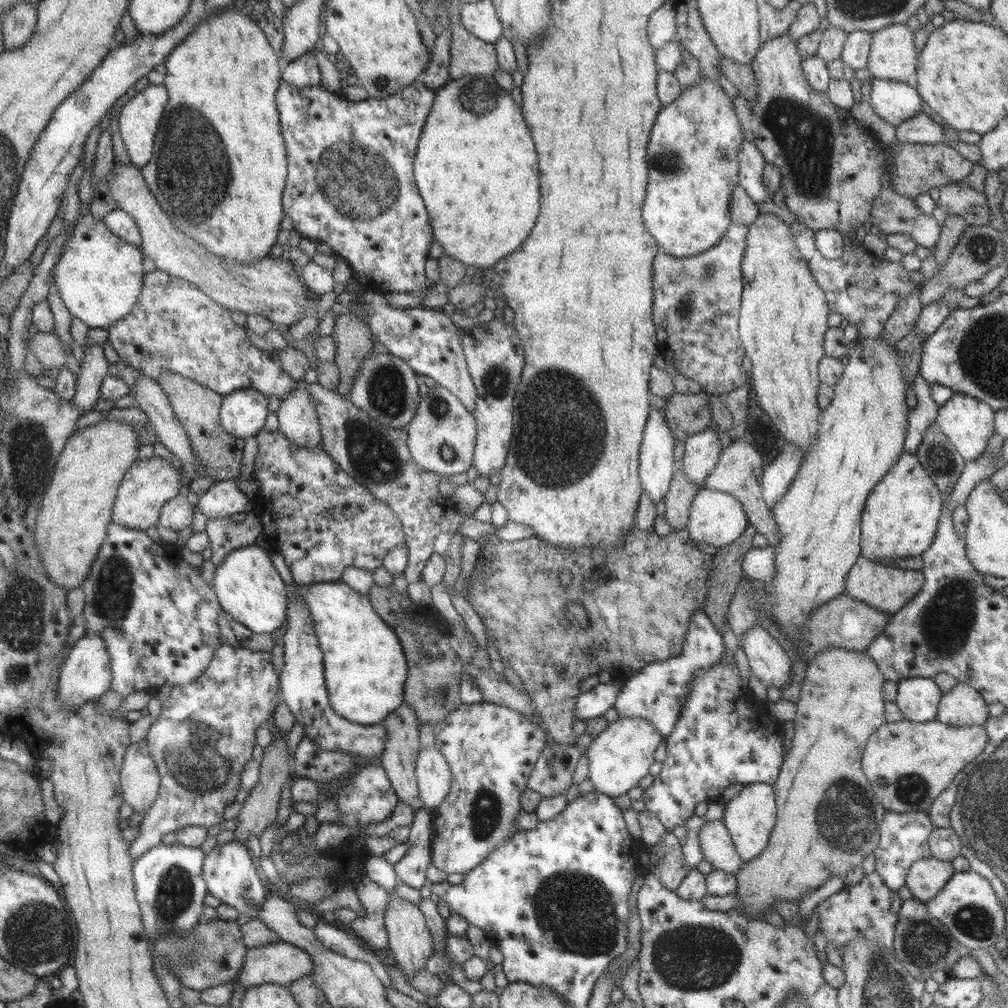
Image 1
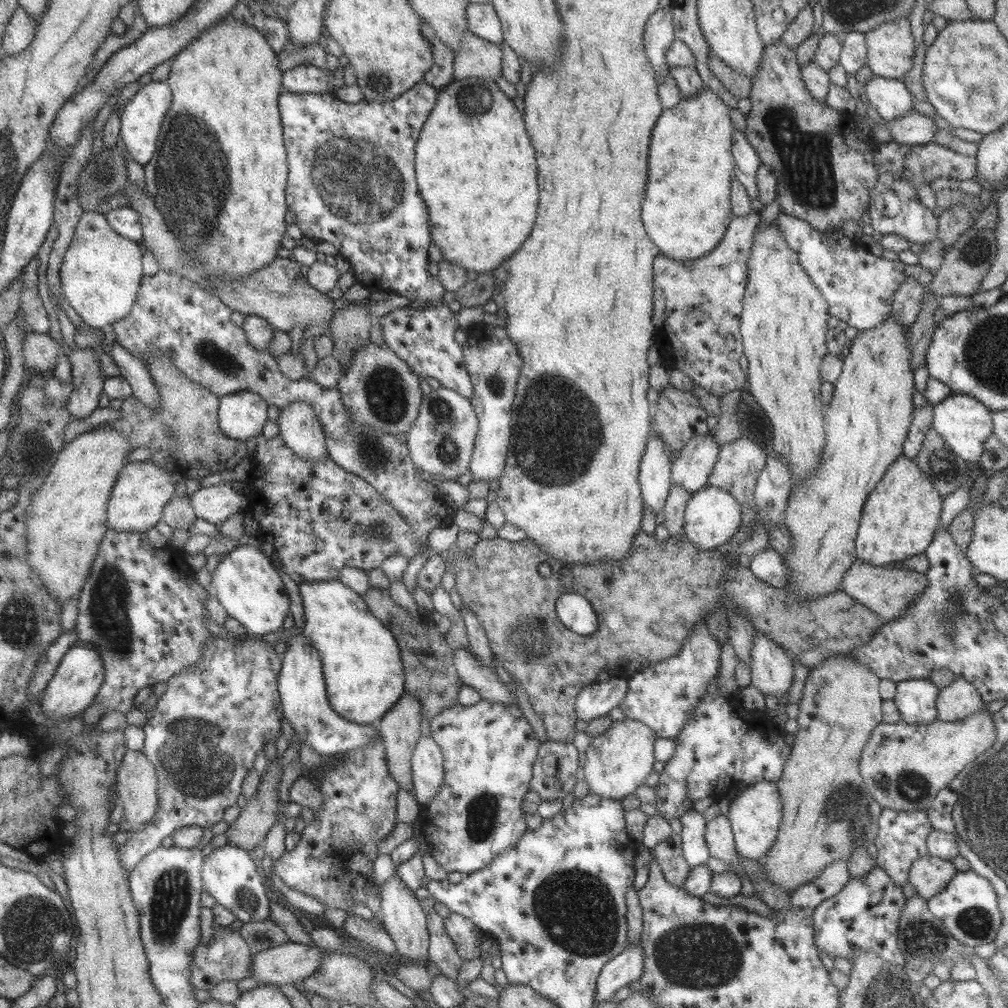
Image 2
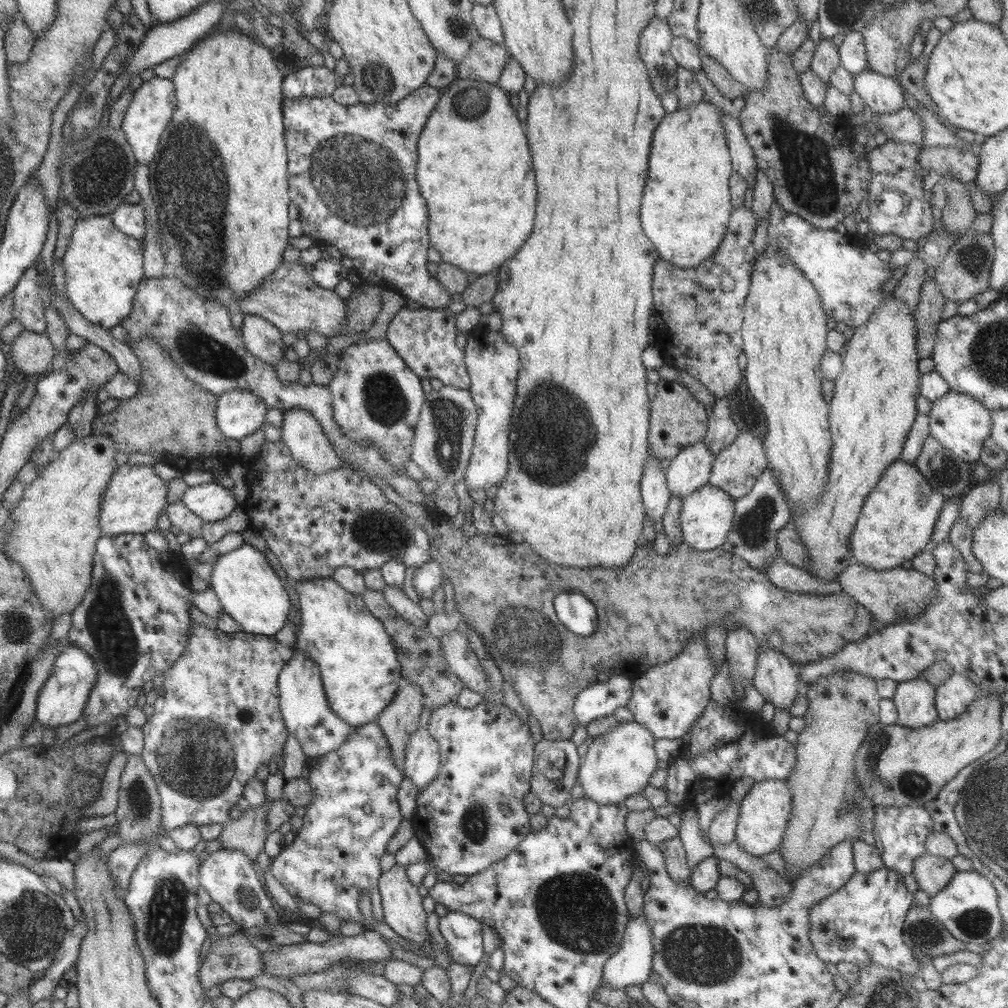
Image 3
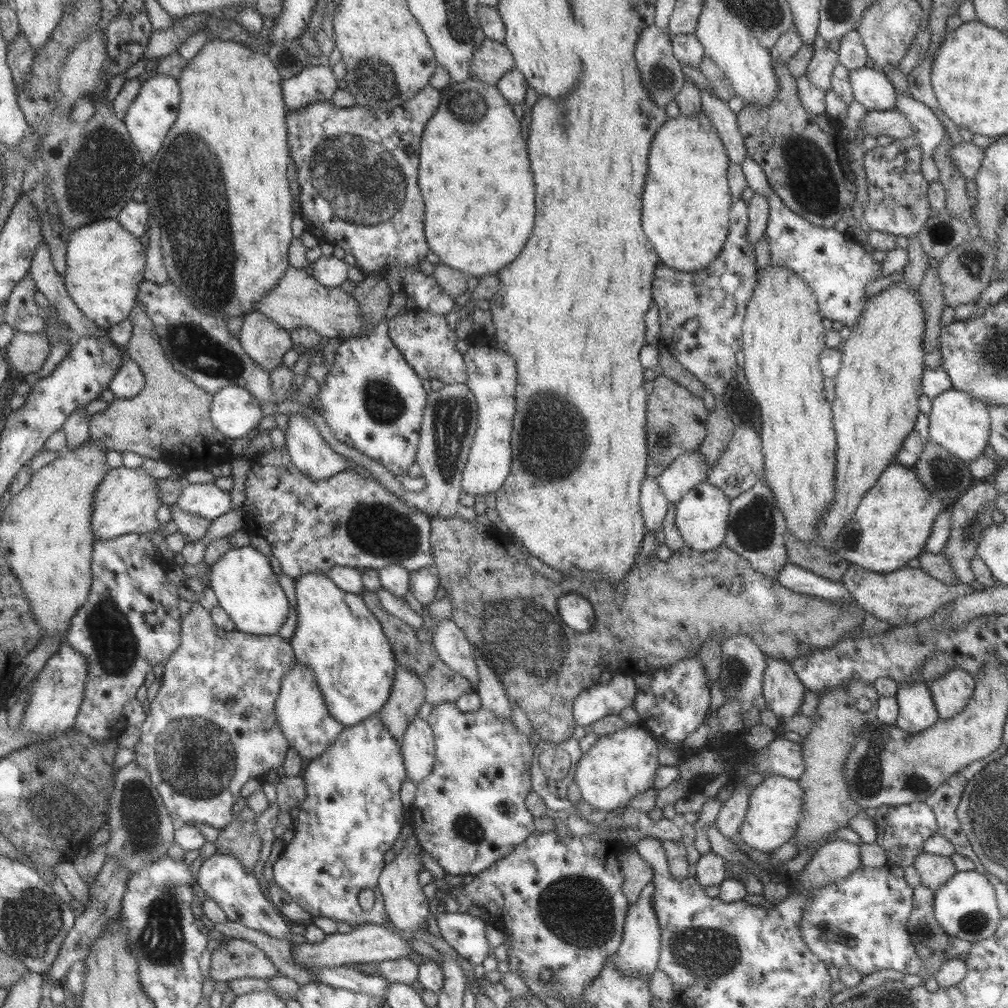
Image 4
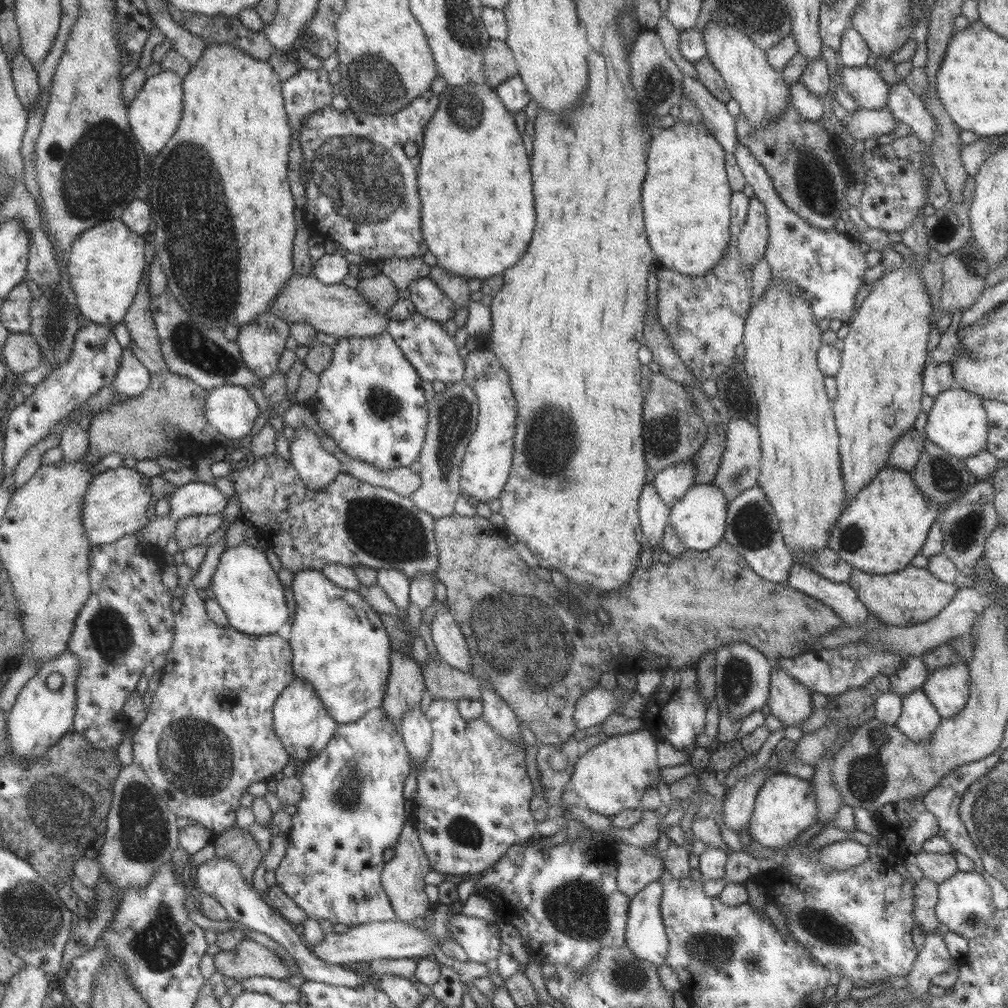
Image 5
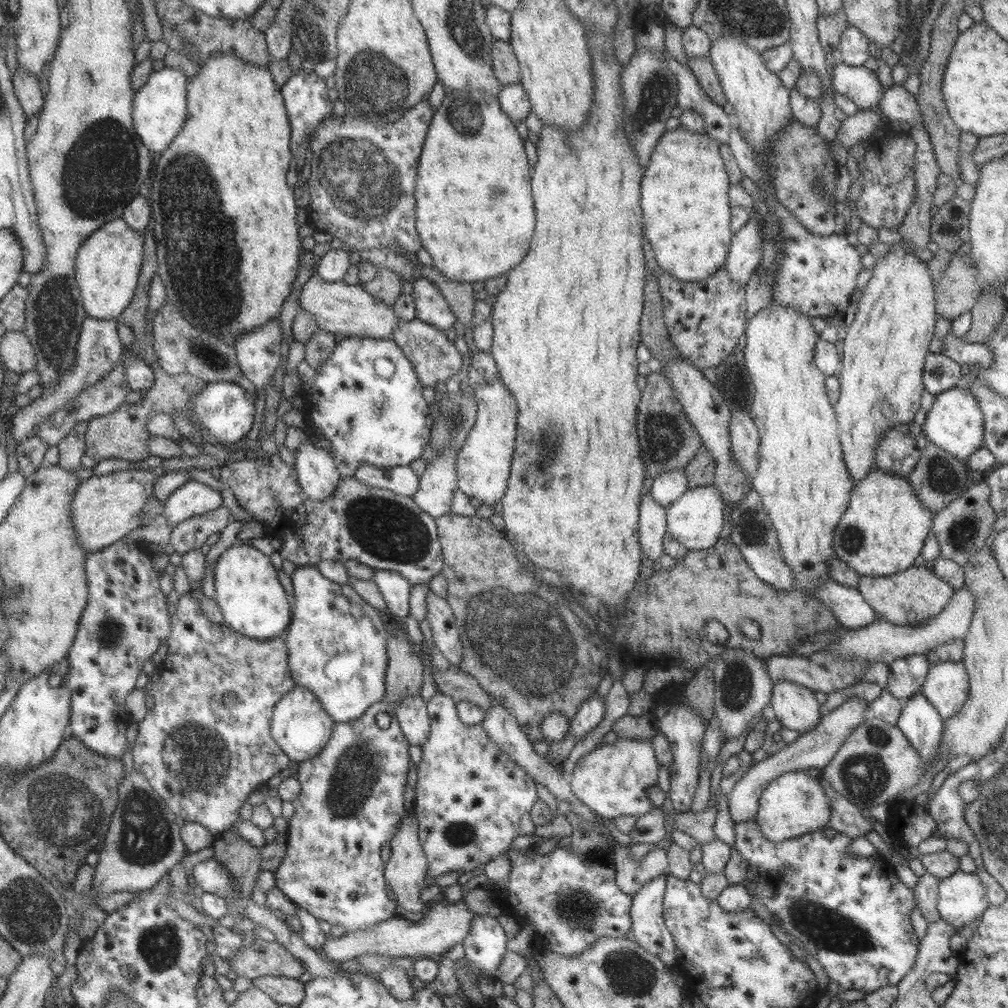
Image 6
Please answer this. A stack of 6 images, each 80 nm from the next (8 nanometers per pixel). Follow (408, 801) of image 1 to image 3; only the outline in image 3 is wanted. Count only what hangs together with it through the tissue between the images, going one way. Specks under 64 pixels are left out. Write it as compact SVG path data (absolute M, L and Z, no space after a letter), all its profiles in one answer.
M403 680L393 700L376 718L386 738L394 765L401 772L403 772L403 761L409 739L418 729L417 722L423 708L421 689Z

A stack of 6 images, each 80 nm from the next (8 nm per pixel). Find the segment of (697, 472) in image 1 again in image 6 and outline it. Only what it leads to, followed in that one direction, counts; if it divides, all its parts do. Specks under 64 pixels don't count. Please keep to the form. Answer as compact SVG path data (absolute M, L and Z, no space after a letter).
M684 469L660 472L650 487L649 494L664 509L689 488Z

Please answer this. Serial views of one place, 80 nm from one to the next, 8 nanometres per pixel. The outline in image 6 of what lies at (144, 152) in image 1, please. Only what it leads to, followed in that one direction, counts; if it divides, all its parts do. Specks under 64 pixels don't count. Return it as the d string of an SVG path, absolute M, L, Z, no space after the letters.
M164 66L157 71L152 70L148 74L145 84L134 94L131 106L133 126L139 140L151 154L153 152L159 154L167 147L185 122L187 79L177 67Z

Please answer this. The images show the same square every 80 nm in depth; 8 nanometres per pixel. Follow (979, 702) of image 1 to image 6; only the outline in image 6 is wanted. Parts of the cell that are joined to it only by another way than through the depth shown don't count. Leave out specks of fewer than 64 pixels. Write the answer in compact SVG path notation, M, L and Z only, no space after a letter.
M948 660L929 665L921 690L943 721L952 717L968 697L968 674L964 664Z

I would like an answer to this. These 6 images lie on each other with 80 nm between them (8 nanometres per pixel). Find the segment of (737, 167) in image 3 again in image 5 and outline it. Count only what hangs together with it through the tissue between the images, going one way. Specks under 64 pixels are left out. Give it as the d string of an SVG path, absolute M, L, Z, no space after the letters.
M683 77L681 86L683 86L682 96L686 96L689 102L697 105L702 112L702 121L722 146L724 152L734 155L738 140L734 116L731 116L725 108L726 103L711 96L698 80Z

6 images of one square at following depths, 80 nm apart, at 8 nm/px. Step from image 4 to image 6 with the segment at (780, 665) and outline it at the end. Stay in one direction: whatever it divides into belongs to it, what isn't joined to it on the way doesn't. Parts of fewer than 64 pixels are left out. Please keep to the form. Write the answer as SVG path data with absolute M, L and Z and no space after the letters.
M783 679L773 681L772 683L769 706L773 709L775 718L779 720L782 727L796 730L799 734L803 734L818 725L818 710L820 704L817 703L817 700L813 697L814 691L808 689L806 686L801 686Z

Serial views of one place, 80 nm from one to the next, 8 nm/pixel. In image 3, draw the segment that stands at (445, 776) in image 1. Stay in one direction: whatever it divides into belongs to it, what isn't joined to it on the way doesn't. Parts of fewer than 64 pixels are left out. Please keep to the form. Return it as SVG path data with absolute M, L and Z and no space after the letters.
M418 729L409 739L404 761L404 776L421 791L423 787L431 785L440 765L440 750L437 742L431 738L427 729Z

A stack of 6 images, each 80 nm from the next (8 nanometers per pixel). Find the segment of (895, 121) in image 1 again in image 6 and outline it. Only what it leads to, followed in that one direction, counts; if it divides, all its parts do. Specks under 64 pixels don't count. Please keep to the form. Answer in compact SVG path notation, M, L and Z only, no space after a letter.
M843 61L834 64L831 86L834 94L843 94L861 109L878 106L885 89L873 71L864 65L847 66Z

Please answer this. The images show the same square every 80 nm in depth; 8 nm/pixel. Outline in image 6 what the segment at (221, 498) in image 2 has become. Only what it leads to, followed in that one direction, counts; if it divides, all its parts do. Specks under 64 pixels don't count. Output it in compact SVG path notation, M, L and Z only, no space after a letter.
M193 479L178 486L162 505L162 514L171 526L221 506L220 491Z

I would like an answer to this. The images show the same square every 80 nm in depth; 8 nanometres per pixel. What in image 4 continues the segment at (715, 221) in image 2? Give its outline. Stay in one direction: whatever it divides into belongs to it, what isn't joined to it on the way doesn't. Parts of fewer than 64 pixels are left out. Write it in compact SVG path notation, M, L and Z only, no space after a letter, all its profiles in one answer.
M701 110L692 115L677 115L659 126L649 149L649 172L643 188L641 226L661 263L678 271L704 269L722 249L730 221L731 195L728 189L729 159L718 132L709 117Z

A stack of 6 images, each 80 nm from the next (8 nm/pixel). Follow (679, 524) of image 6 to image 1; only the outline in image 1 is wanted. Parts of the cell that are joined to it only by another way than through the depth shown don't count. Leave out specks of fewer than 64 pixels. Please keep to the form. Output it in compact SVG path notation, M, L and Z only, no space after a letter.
M701 487L692 500L684 529L695 544L708 544L719 548L736 540L748 527L748 518L740 502L737 502L730 494L725 492Z

